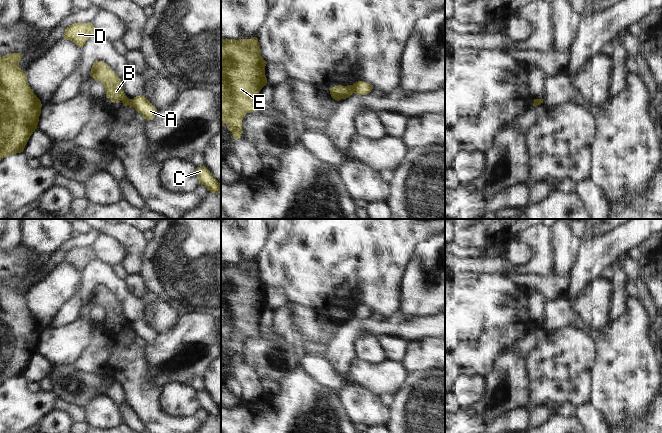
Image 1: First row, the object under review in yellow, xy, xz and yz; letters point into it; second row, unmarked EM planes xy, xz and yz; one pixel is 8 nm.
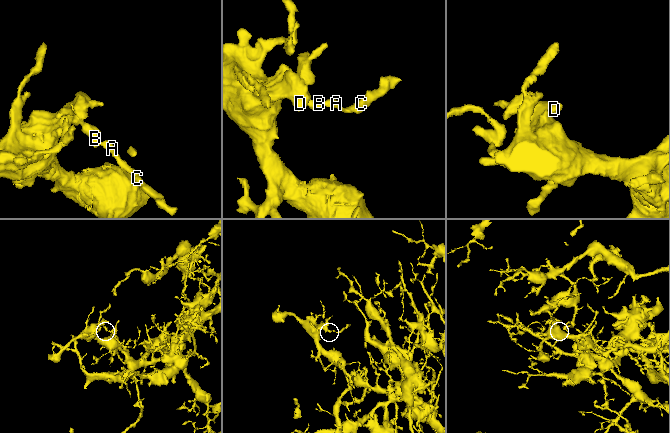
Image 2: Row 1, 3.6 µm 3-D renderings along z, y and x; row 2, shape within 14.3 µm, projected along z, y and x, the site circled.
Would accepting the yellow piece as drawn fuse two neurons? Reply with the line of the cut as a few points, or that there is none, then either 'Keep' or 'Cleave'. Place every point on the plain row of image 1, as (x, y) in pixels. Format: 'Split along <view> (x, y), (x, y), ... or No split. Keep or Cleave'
Split along xz (352, 309), (353, 316). Cleave

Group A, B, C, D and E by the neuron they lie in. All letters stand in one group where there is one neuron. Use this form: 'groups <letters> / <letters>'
groups A C / B D E

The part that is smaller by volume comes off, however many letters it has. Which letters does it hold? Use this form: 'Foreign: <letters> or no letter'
Foreign: A, C

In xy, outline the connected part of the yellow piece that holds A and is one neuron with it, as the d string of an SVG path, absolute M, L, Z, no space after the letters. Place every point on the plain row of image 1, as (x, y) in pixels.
M143 319L129 323L128 329L133 331L147 344L153 344L157 337L157 333Z

